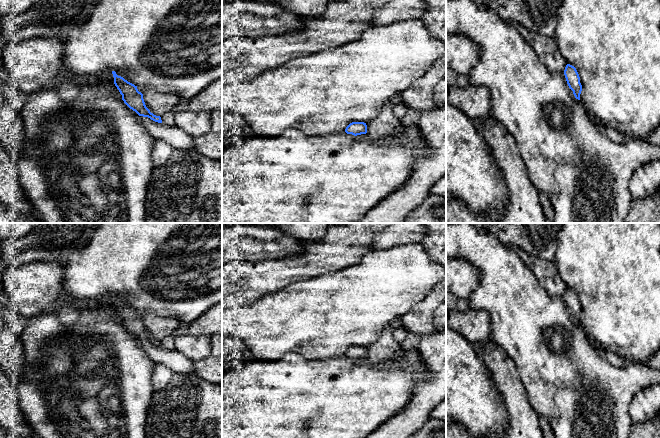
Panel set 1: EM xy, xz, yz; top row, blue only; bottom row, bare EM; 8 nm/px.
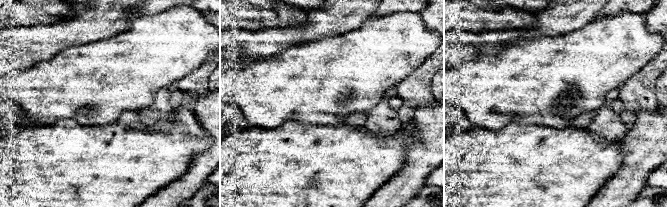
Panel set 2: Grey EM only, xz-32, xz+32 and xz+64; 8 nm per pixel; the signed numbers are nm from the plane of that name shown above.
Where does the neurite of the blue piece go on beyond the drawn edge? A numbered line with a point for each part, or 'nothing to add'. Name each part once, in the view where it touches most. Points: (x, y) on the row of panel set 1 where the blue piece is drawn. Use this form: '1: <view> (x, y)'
nothing to add

